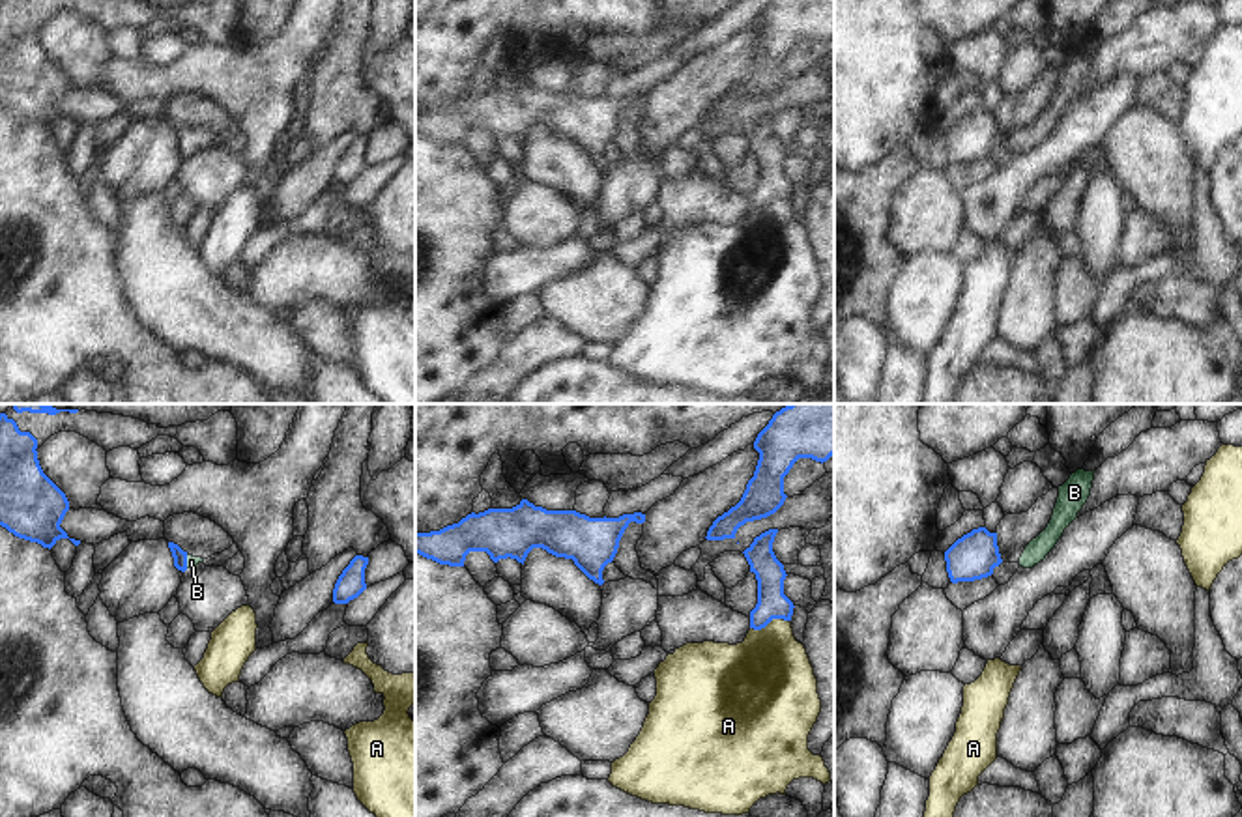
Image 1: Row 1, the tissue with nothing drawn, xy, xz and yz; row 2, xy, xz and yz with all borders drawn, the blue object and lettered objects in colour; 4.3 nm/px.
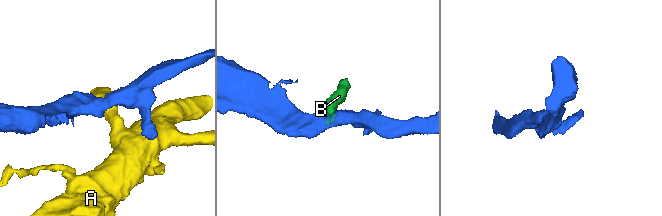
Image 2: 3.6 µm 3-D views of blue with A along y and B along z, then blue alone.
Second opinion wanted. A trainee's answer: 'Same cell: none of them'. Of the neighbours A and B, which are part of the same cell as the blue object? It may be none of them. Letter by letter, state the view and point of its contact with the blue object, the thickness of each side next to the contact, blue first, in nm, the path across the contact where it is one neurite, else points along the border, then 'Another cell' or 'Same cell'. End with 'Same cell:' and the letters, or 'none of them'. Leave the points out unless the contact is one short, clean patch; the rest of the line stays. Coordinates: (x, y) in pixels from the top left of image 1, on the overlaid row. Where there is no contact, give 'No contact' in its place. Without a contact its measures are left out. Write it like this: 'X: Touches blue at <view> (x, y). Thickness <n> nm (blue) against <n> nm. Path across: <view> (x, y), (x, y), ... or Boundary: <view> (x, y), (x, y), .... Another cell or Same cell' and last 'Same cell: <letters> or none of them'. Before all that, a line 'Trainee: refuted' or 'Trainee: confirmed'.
Trainee: refuted
A: Touches blue at xz (769, 621). Thickness 130 nm (blue) against 400 nm. Boundary: xz (788, 619), (771, 619), (760, 629), (750, 629). Another cell
B: Touches blue at xy (186, 561). Thickness 60 nm (blue) against 50 nm. Path across: xy (180, 558), (186, 561), (191, 561). Same cell
Same cell: B

